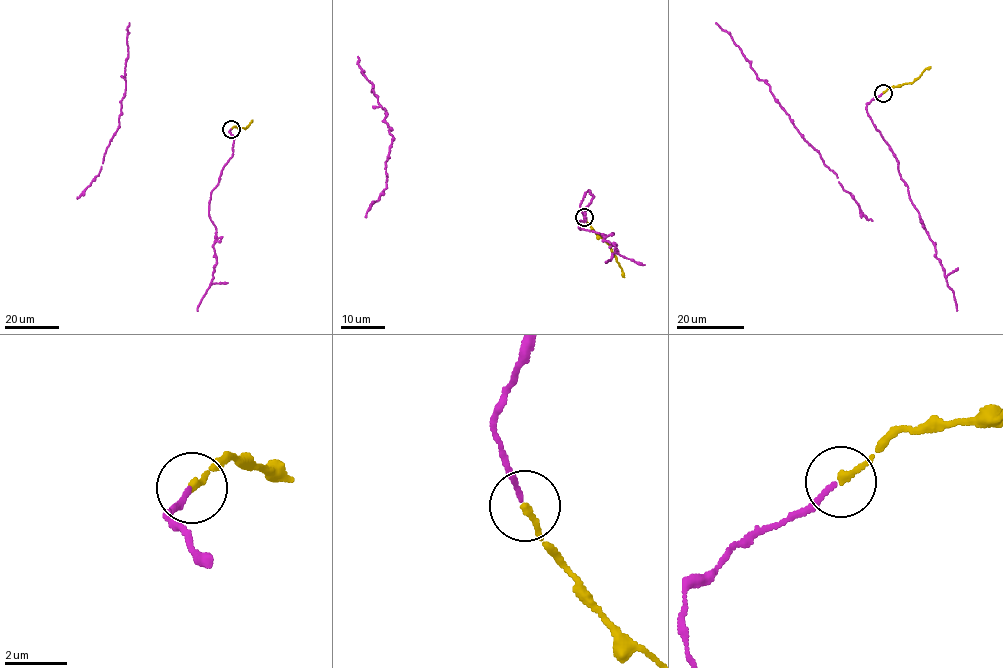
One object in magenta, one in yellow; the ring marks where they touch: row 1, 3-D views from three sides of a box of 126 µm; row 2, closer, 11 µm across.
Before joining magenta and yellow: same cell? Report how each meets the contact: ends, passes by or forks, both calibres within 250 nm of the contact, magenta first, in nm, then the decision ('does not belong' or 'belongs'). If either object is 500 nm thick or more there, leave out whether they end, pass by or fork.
magenta ends there; yellow ends there; 150 nm thick on the magenta side, 240 nm on the other; belongs

